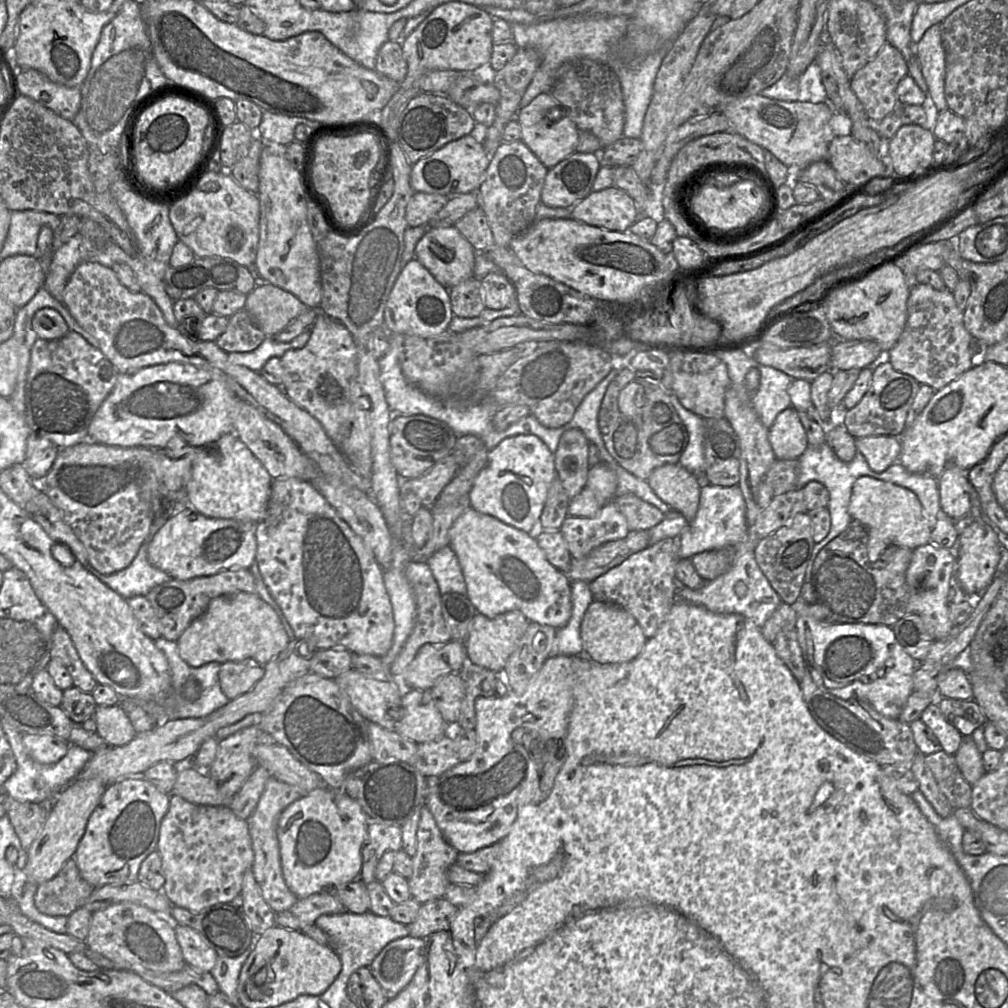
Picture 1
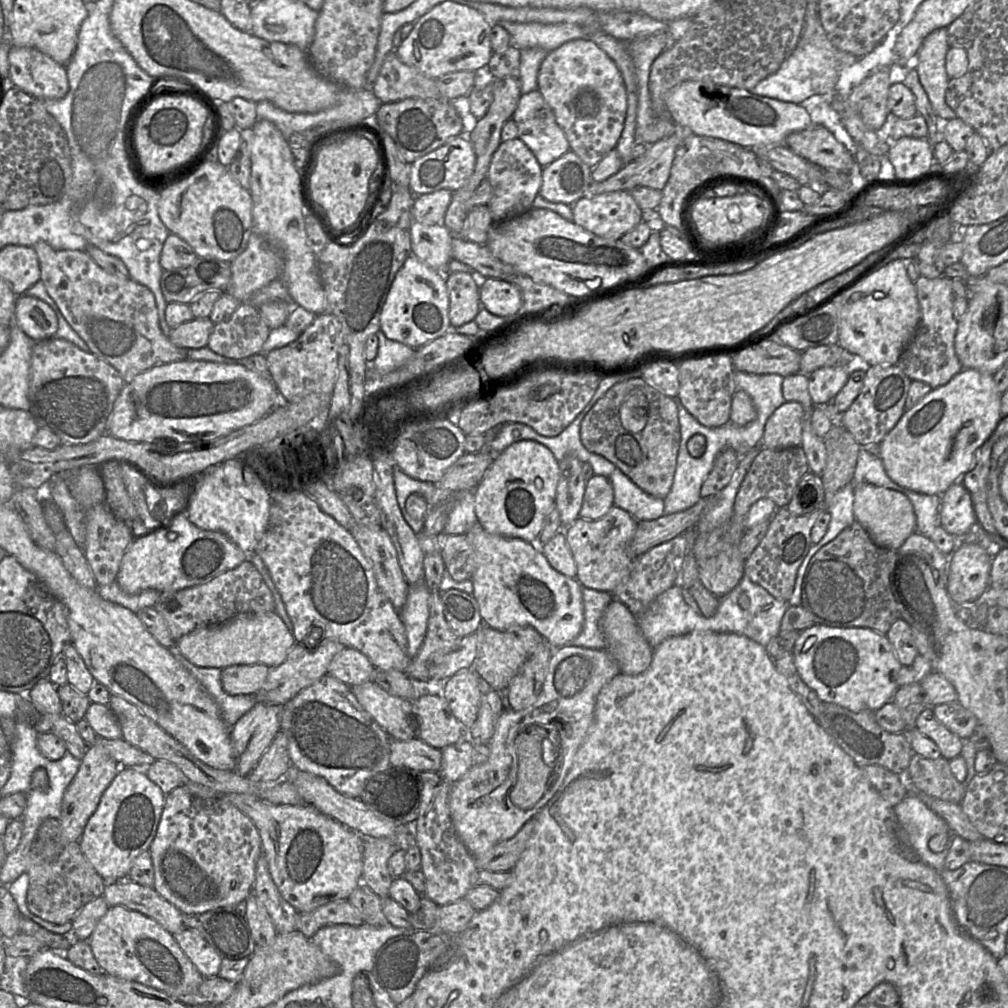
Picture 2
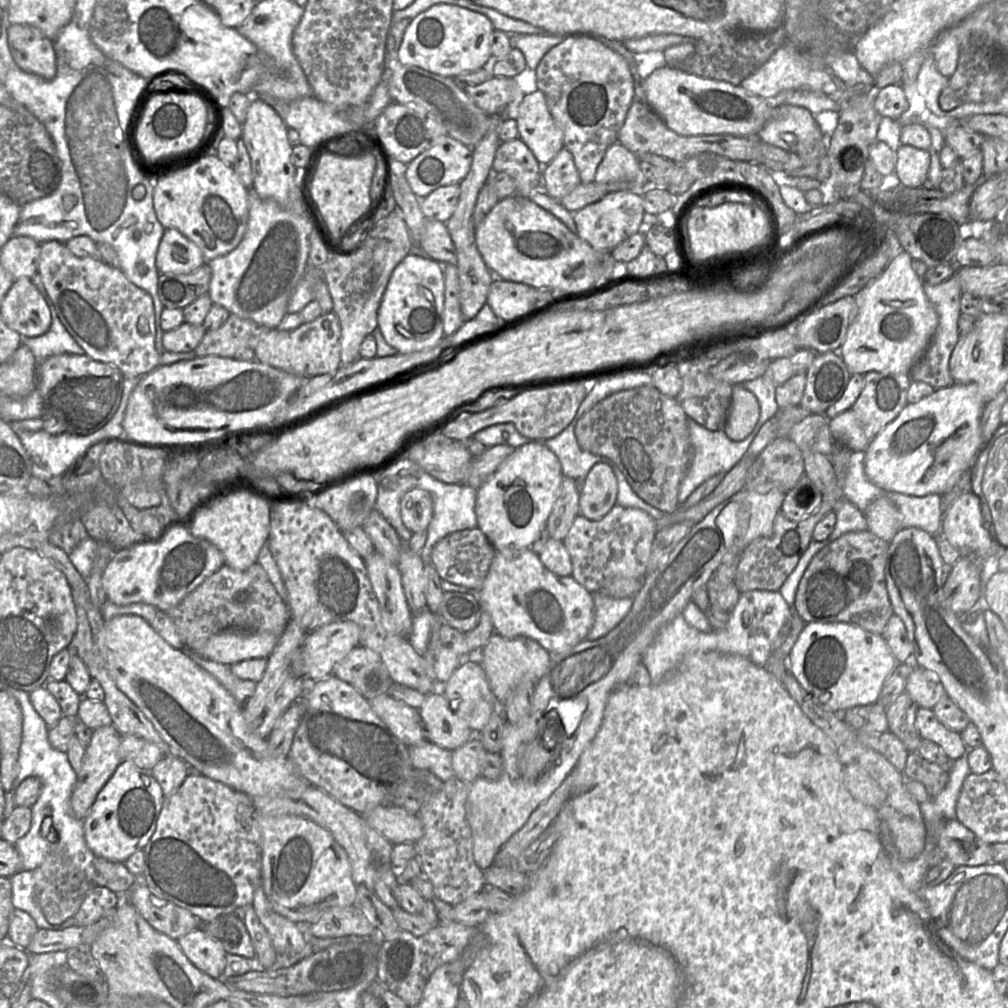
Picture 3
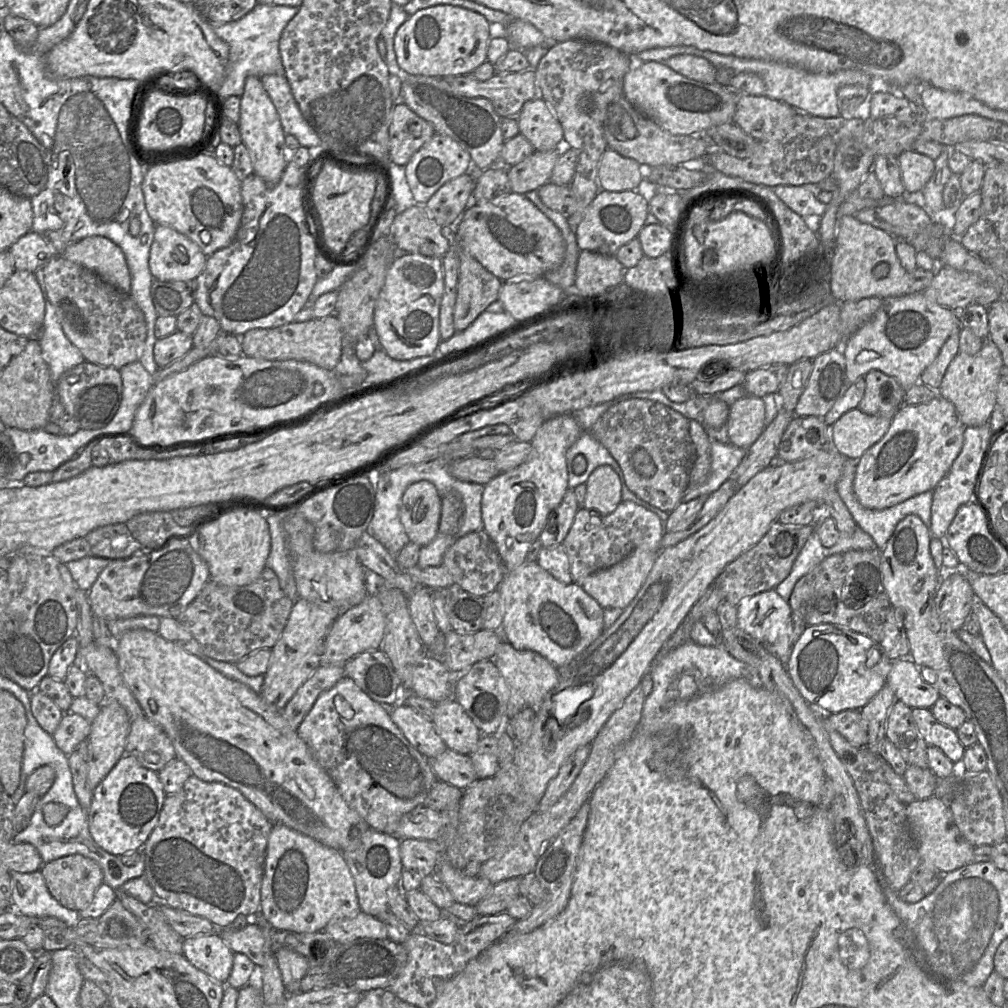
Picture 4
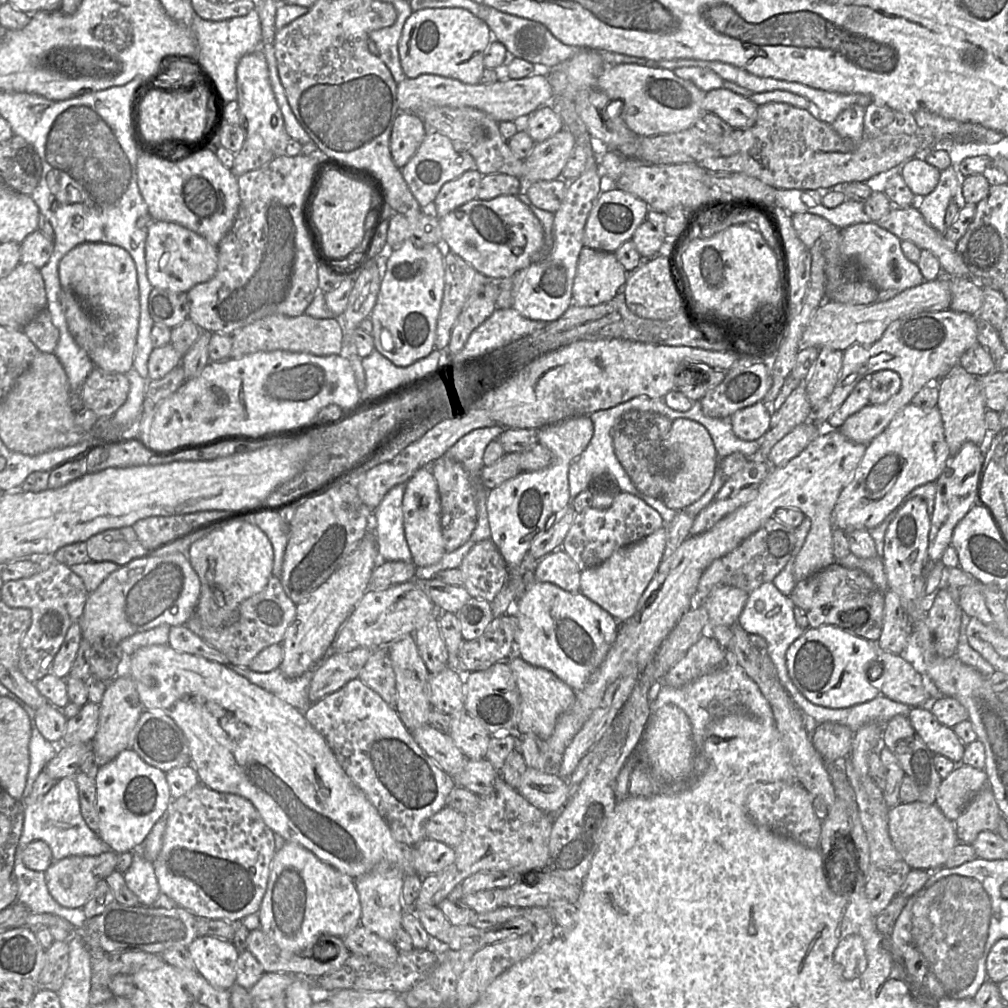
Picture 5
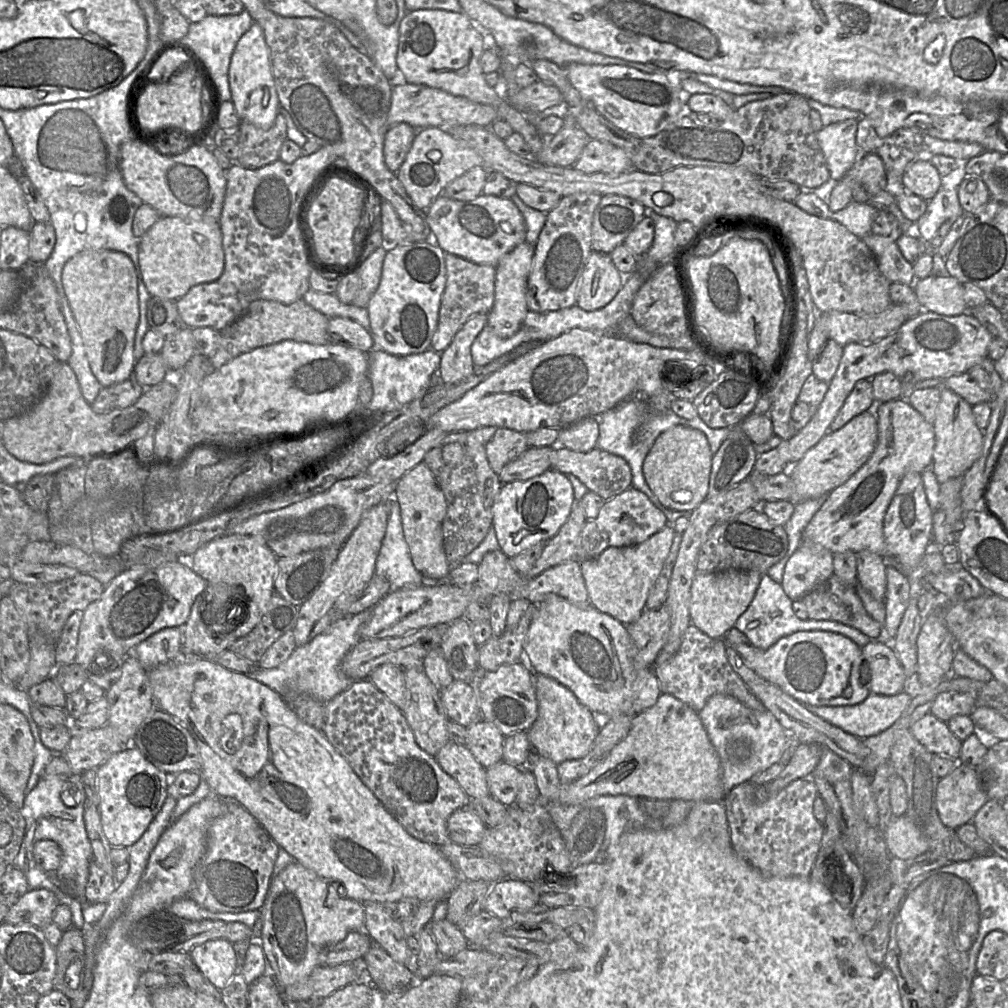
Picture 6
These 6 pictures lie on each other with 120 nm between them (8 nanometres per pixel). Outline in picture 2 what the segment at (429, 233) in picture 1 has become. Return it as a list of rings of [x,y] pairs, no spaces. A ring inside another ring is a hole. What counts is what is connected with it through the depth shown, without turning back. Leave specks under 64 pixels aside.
[[[412,219],[410,234],[412,254],[417,256],[423,263],[425,263],[432,269],[439,271],[444,275],[452,273],[447,272],[447,266],[449,262],[453,259],[453,234],[444,224],[425,225]]]

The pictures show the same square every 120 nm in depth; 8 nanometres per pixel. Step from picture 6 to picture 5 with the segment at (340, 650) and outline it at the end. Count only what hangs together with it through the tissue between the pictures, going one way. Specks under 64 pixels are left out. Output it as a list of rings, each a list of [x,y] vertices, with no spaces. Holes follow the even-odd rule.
[[[230,663],[227,666],[300,711],[305,711],[312,704],[308,692],[313,673],[318,664],[297,678],[286,677],[279,668],[260,673],[249,669],[249,667]]]

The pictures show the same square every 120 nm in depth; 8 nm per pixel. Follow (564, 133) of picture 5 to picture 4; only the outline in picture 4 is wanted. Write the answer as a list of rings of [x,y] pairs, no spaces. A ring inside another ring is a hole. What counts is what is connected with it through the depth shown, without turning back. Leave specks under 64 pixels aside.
[[[561,148],[534,151],[529,157],[507,168],[511,191],[517,194],[538,190],[550,182]]]

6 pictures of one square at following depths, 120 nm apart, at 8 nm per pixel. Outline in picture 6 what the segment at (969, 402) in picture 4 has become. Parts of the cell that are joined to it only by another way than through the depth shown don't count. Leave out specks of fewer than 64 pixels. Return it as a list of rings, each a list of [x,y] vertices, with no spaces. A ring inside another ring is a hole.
[[[942,387],[941,397],[934,421],[935,445],[932,470],[939,484],[951,478],[963,476],[979,458],[984,441],[984,432],[978,428],[972,405],[952,390]]]

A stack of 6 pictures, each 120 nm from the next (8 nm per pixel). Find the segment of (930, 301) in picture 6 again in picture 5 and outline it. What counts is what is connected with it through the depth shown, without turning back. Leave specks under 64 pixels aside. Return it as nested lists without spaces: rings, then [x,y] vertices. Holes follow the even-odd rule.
[[[950,278],[951,303],[950,310],[979,314],[983,303],[983,292],[976,283],[967,278]]]

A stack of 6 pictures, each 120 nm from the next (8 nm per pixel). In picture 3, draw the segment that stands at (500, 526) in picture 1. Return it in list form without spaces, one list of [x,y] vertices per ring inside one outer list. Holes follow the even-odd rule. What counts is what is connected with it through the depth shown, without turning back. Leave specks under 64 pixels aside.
[[[530,548],[521,551],[497,551],[478,592],[481,608],[491,616],[494,631],[505,638],[527,636],[536,640],[550,654],[567,651],[583,641],[594,620],[593,595],[571,575],[557,576],[547,570],[538,554]]]

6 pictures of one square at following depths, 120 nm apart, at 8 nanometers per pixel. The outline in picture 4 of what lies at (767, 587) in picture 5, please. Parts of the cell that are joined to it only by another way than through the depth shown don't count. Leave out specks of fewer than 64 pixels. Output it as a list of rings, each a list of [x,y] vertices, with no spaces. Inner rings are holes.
[[[771,589],[747,598],[742,598],[736,605],[736,608],[737,627],[761,644],[772,645],[773,655],[786,665],[794,645],[789,636],[789,622],[792,614],[789,603],[775,589]]]

